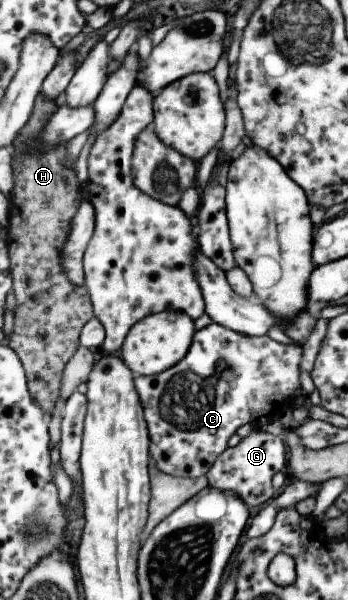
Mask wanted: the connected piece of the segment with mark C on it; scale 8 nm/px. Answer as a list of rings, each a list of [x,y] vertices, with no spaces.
[[[212,322],[204,328],[194,333],[190,348],[186,356],[178,361],[172,368],[165,370],[157,375],[140,375],[135,377],[135,387],[141,400],[144,416],[149,430],[150,444],[149,454],[154,464],[167,475],[175,477],[184,477],[187,479],[195,479],[207,474],[214,461],[222,454],[222,451],[228,447],[228,439],[243,424],[251,424],[254,428],[261,428],[264,424],[270,424],[274,420],[278,420],[284,410],[292,408],[292,396],[294,391],[301,386],[299,364],[302,358],[303,347],[300,345],[285,345],[274,341],[270,336],[262,335],[259,337],[248,337],[230,330],[225,326]]]

